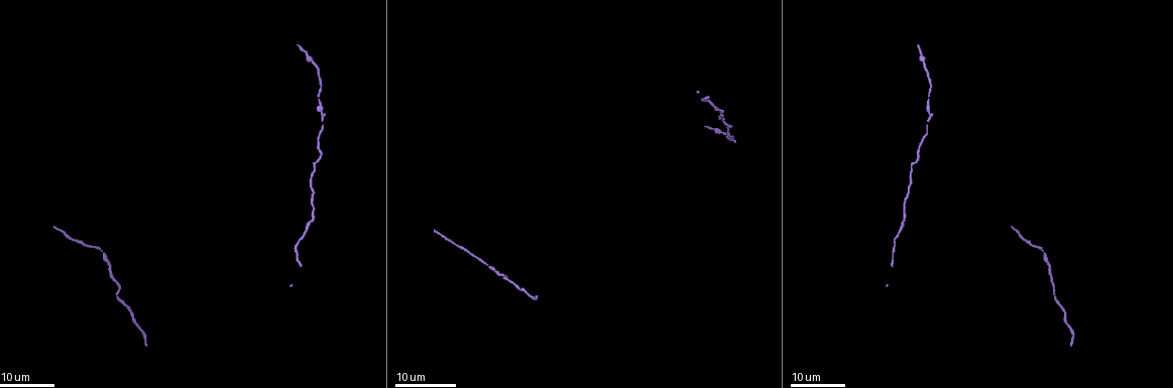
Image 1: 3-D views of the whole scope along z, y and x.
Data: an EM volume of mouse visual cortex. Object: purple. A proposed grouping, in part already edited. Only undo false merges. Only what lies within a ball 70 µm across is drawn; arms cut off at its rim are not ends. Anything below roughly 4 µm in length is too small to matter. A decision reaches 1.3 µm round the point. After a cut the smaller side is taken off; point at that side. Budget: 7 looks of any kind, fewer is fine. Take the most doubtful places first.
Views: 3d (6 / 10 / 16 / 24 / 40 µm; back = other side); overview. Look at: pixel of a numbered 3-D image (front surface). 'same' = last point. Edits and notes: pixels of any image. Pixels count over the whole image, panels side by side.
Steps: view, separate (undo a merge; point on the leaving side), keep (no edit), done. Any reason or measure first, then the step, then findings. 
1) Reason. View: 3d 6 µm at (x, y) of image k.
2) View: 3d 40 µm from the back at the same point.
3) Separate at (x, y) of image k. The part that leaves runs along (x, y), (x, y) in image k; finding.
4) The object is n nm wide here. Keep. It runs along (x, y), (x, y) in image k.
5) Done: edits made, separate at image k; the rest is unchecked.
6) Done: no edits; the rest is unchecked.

View: 3d 16 µm at (105, 255) of image 1.

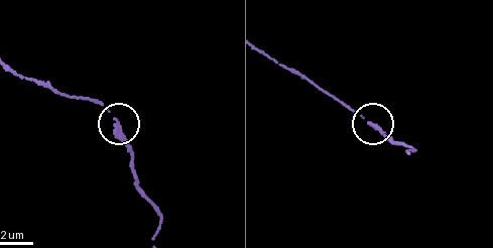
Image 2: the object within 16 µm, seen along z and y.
View: 3d 6 µm at (116, 125) of image 2.

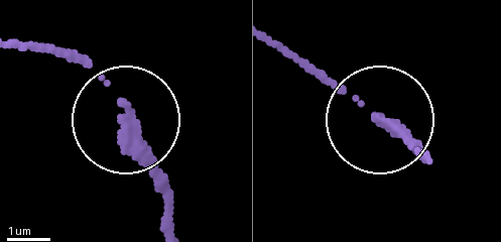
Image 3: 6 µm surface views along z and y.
Keep. Continuous, no second neuron.

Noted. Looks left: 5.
Thick turns thin. View: 3d 24 µm at (927, 105) of image 1.

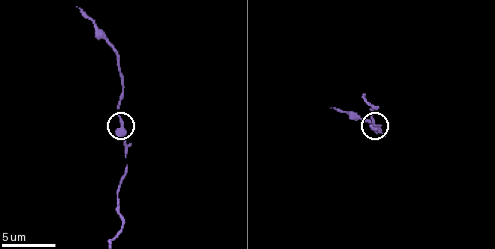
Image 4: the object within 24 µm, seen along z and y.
View: 3d 6 µm at (121, 122) of image 4.

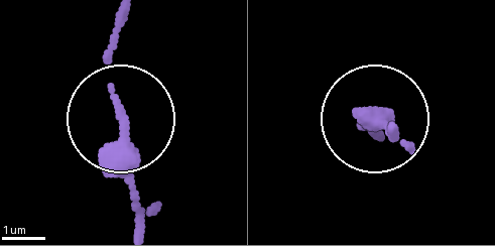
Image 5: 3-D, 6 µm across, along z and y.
Other side. View: 3d 6 µm from the back at (123, 115) of image 5.

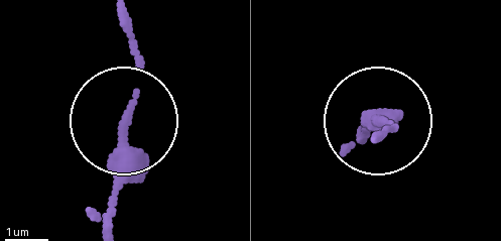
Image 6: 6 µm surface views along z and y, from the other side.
Keep. One neuron here.

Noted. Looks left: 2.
A narrow waist. View: 3d 16 µm at (1053, 295) of image 1.

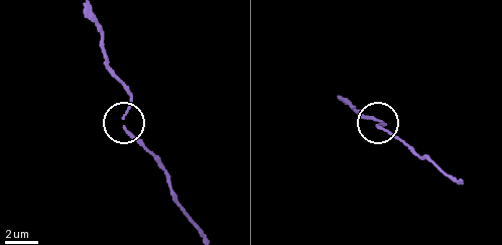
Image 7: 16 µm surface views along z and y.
View: 3d 6 µm at (122, 119) of image 7.

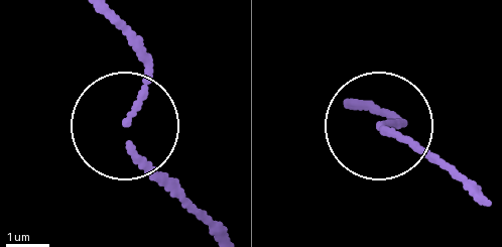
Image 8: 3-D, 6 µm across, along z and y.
The object is 120 nm wide here. Keep. All the same neuron.

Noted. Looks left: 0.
Done: no edits; the rest is unchecked.

